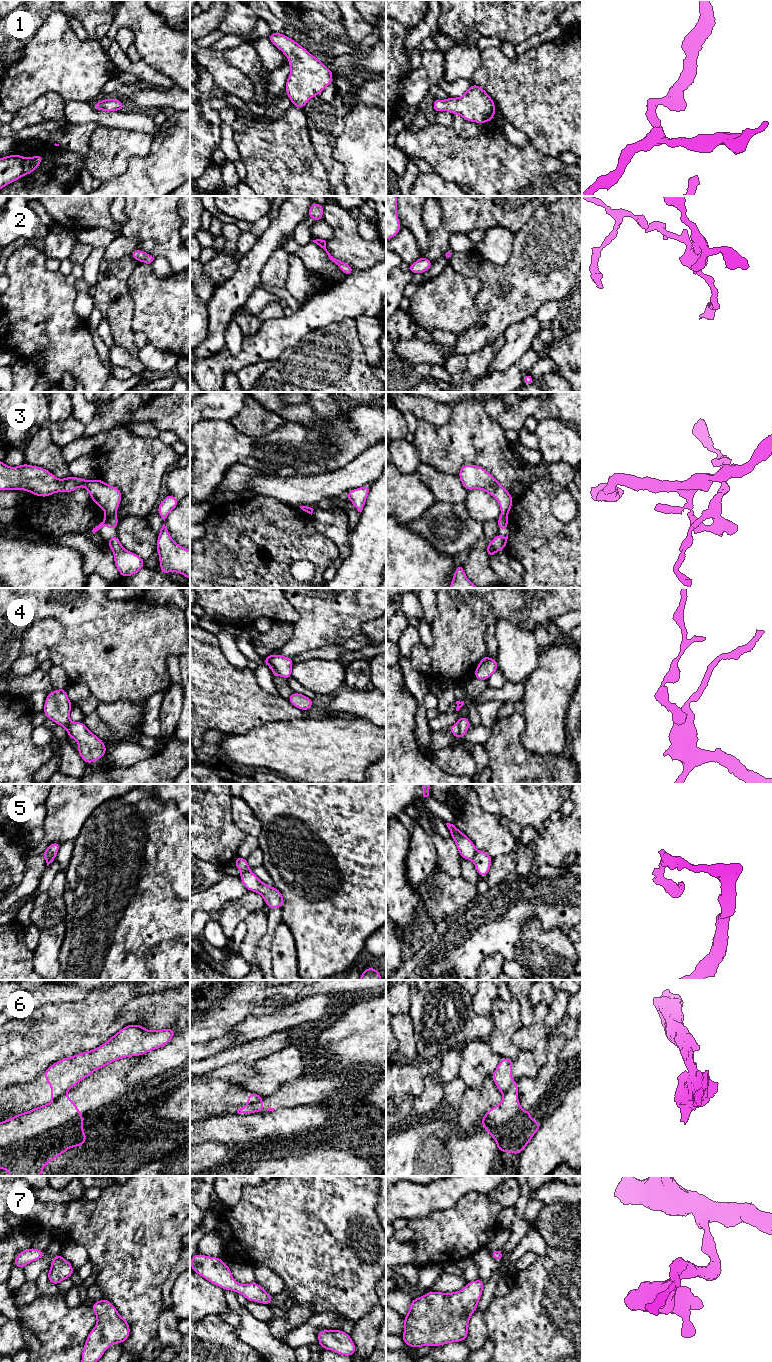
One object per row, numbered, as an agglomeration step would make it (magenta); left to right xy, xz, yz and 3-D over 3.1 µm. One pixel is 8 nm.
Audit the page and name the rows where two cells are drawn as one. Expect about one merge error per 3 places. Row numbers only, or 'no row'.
3, 4, 5, 6

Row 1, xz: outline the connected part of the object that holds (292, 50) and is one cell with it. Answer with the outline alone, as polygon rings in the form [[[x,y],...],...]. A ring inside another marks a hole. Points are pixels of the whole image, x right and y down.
[[[272,32],[268,38],[290,61],[291,72],[284,90],[292,105],[303,109],[312,97],[321,94],[332,83],[333,71],[284,34]]]

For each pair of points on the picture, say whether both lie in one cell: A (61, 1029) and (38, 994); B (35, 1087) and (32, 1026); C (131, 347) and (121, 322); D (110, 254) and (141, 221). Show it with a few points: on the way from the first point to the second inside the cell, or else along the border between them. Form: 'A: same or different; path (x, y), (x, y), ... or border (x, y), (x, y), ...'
A: different; border (67, 1000), (44, 1003), (37, 1007)
B: different; border (43, 1072), (30, 1081), (12, 1084)
C: same; path (126, 341), (121, 328)
D: different; border (120, 233), (135, 238), (138, 241), (137, 248)

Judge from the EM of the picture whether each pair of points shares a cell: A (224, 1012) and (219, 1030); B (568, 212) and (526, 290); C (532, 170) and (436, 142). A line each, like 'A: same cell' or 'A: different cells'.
A: same cell
B: same cell
C: same cell

